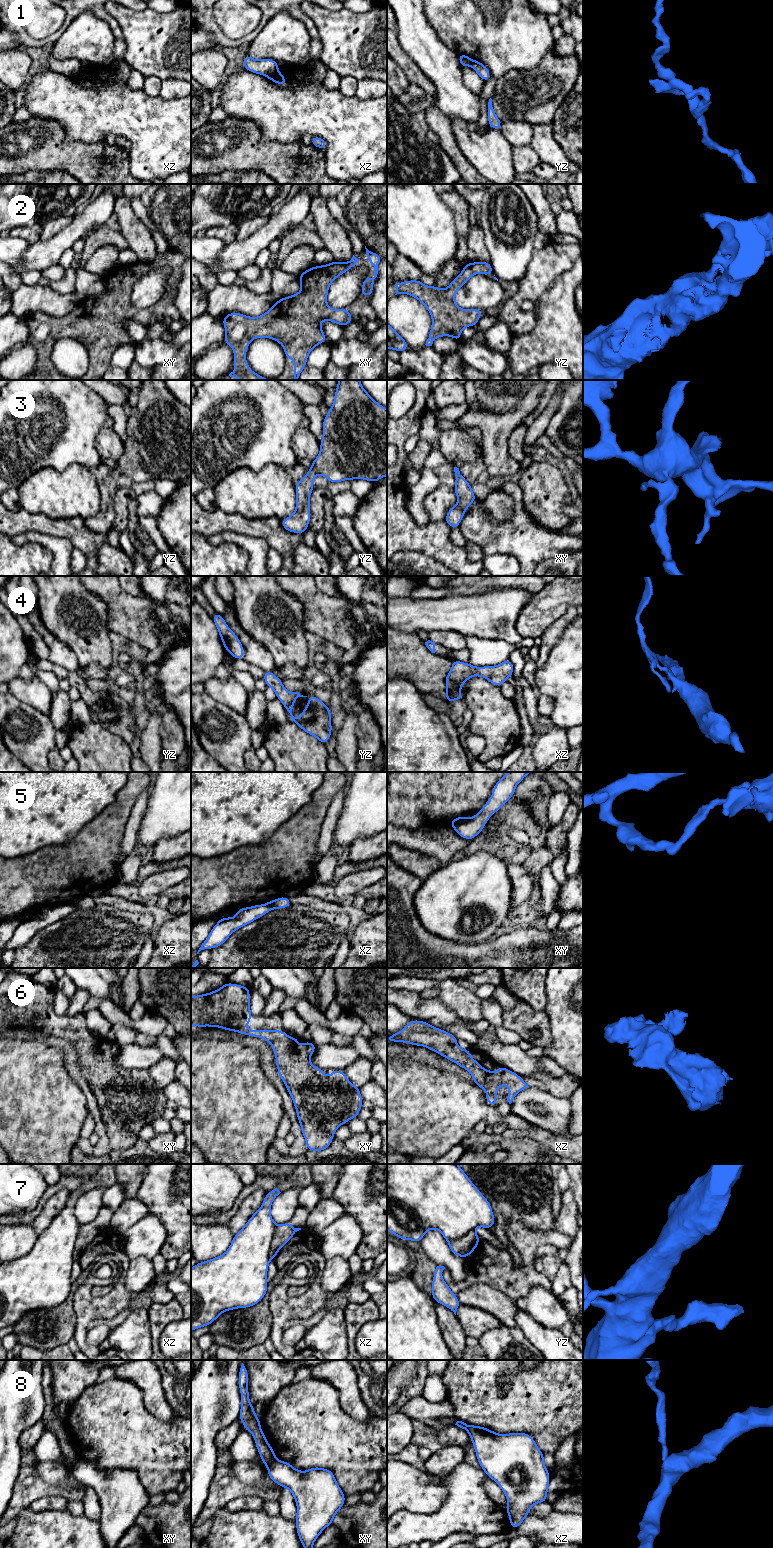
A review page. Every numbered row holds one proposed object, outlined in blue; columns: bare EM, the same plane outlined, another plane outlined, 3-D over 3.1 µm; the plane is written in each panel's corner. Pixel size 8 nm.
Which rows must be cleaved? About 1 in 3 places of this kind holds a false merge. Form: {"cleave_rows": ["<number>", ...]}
{"cleave_rows": ["1", "5", "7", "8"]}

